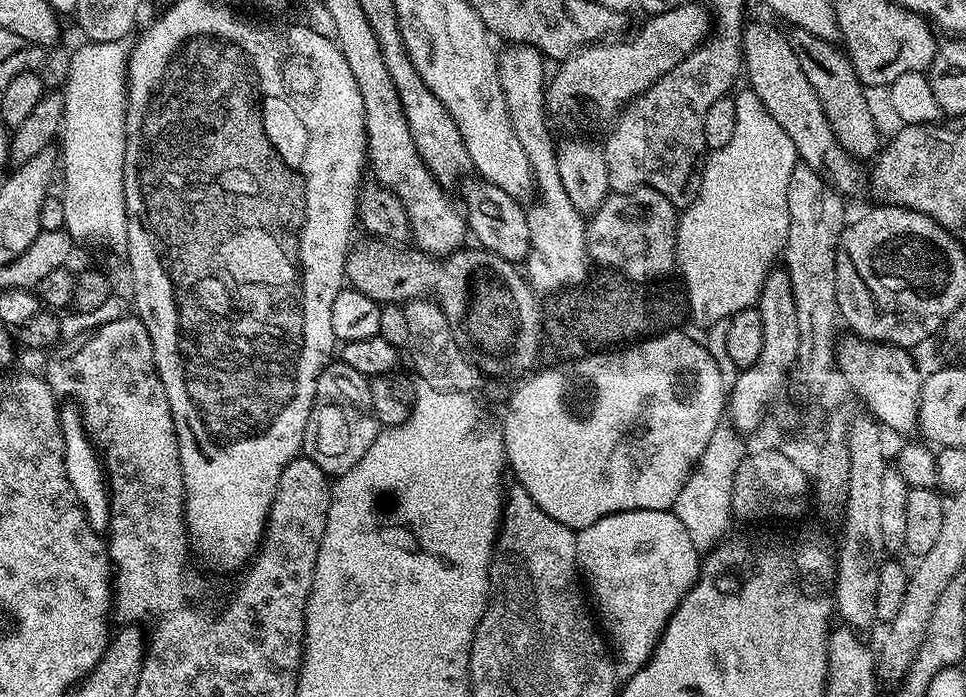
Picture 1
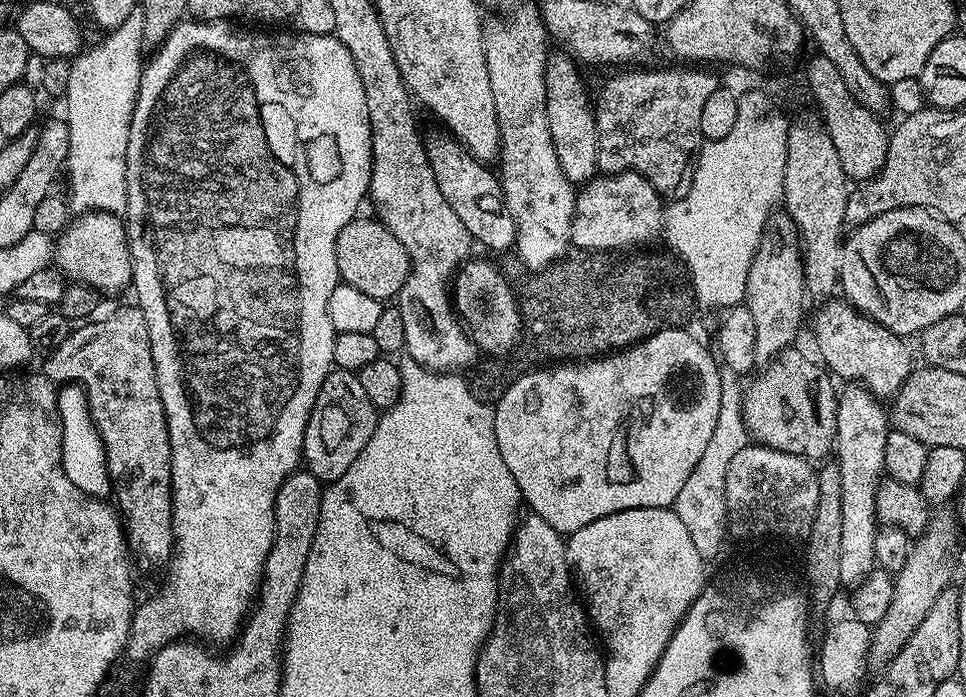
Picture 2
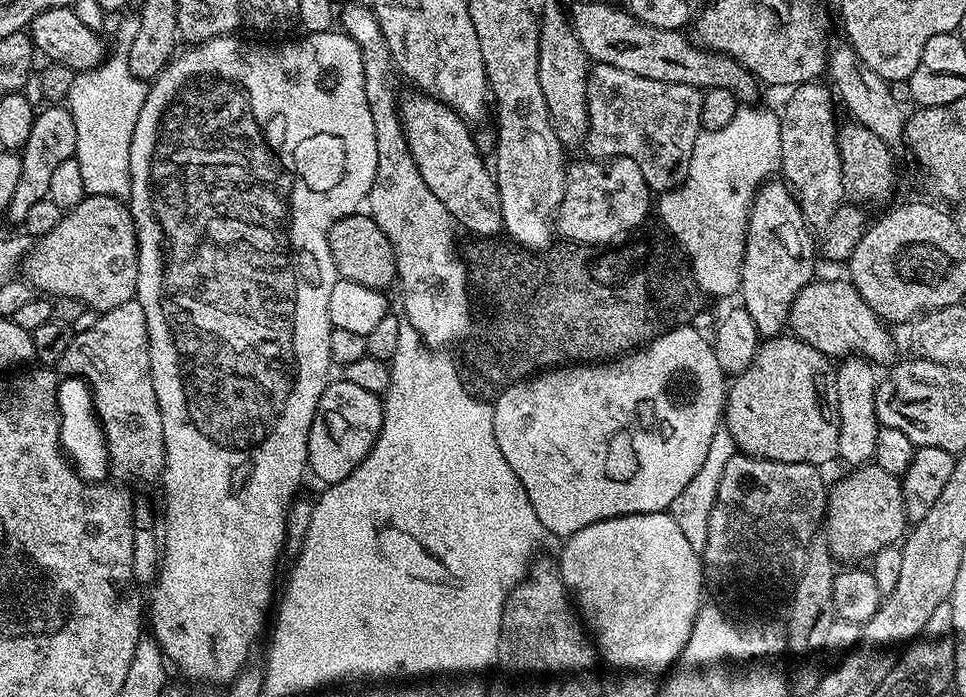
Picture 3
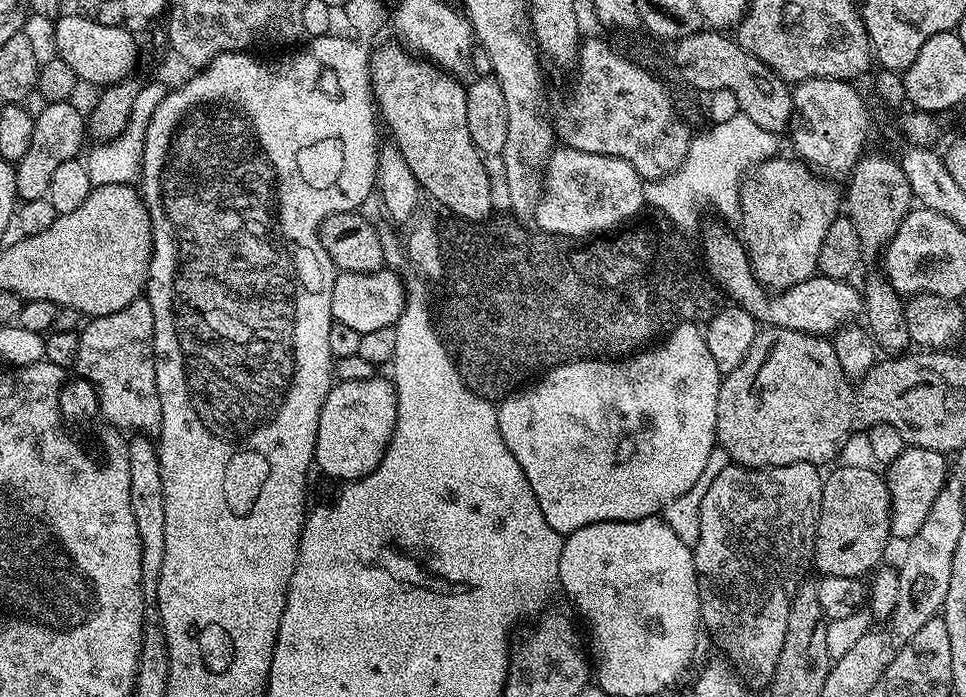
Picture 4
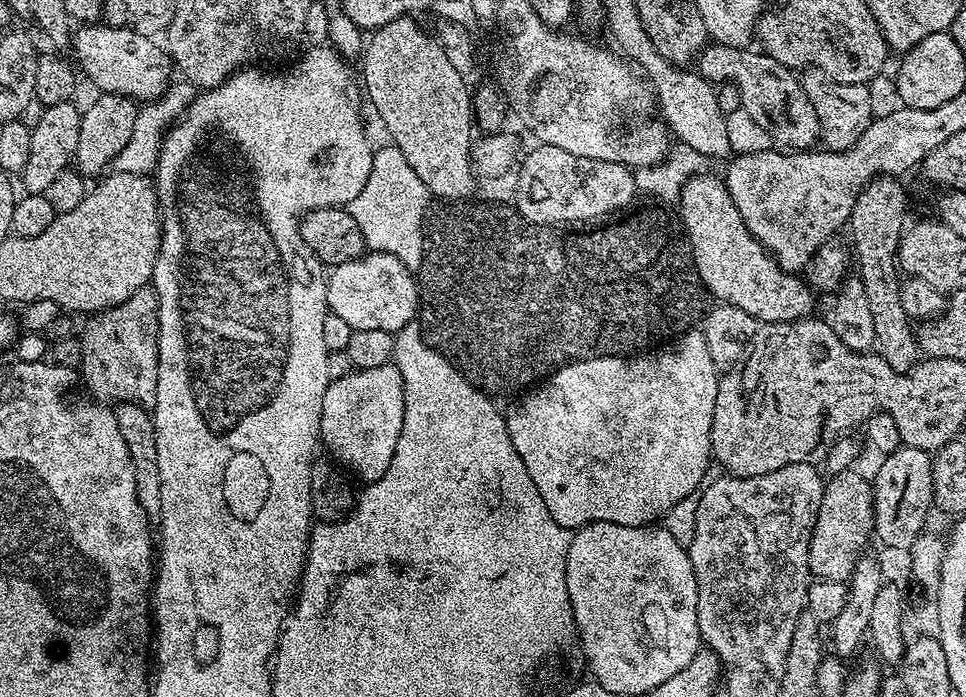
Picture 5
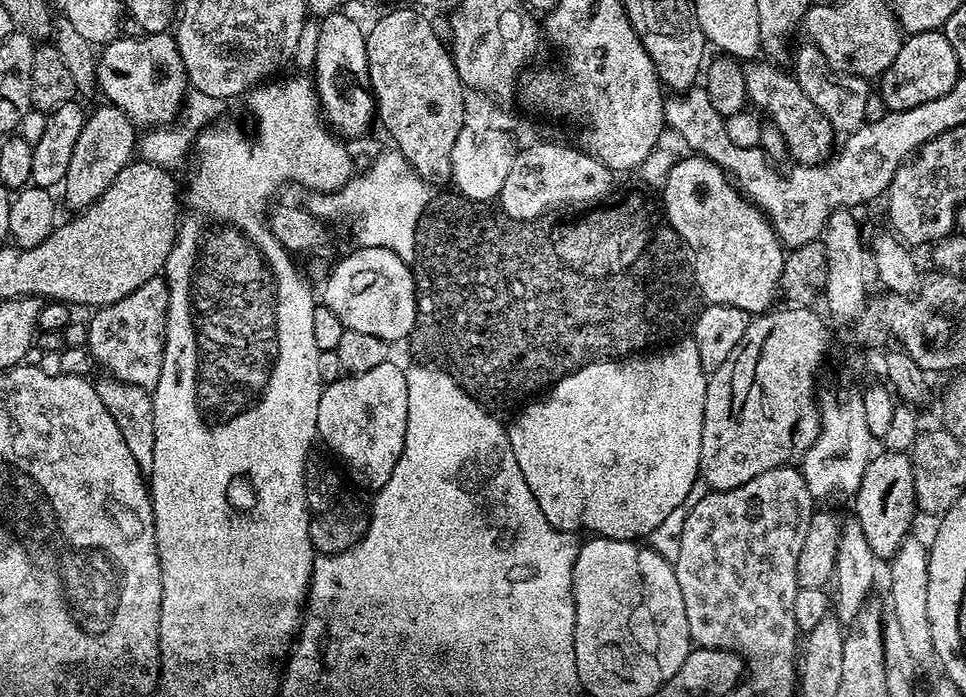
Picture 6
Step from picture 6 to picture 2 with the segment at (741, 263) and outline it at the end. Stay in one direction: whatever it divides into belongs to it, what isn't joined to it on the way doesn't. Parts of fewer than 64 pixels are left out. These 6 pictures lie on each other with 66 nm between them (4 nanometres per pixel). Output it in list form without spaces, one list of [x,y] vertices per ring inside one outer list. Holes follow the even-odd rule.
[[[832,298],[821,304],[824,305],[816,312],[812,332],[816,335],[816,348],[823,367],[837,379],[860,383],[879,399],[895,397],[914,368],[907,341],[862,315],[842,298]]]

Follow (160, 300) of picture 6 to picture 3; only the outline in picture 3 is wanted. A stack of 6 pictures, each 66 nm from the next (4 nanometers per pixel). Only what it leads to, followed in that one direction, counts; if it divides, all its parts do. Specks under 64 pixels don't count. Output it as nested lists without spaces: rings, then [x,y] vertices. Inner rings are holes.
[[[137,300],[122,302],[114,310],[99,313],[89,328],[84,328],[73,335],[66,354],[62,354],[58,365],[64,376],[80,376],[92,389],[97,418],[104,428],[108,440],[110,472],[120,480],[156,480],[164,474],[164,435],[162,434],[162,410],[154,394],[154,382],[150,370],[150,342],[146,314]]]

